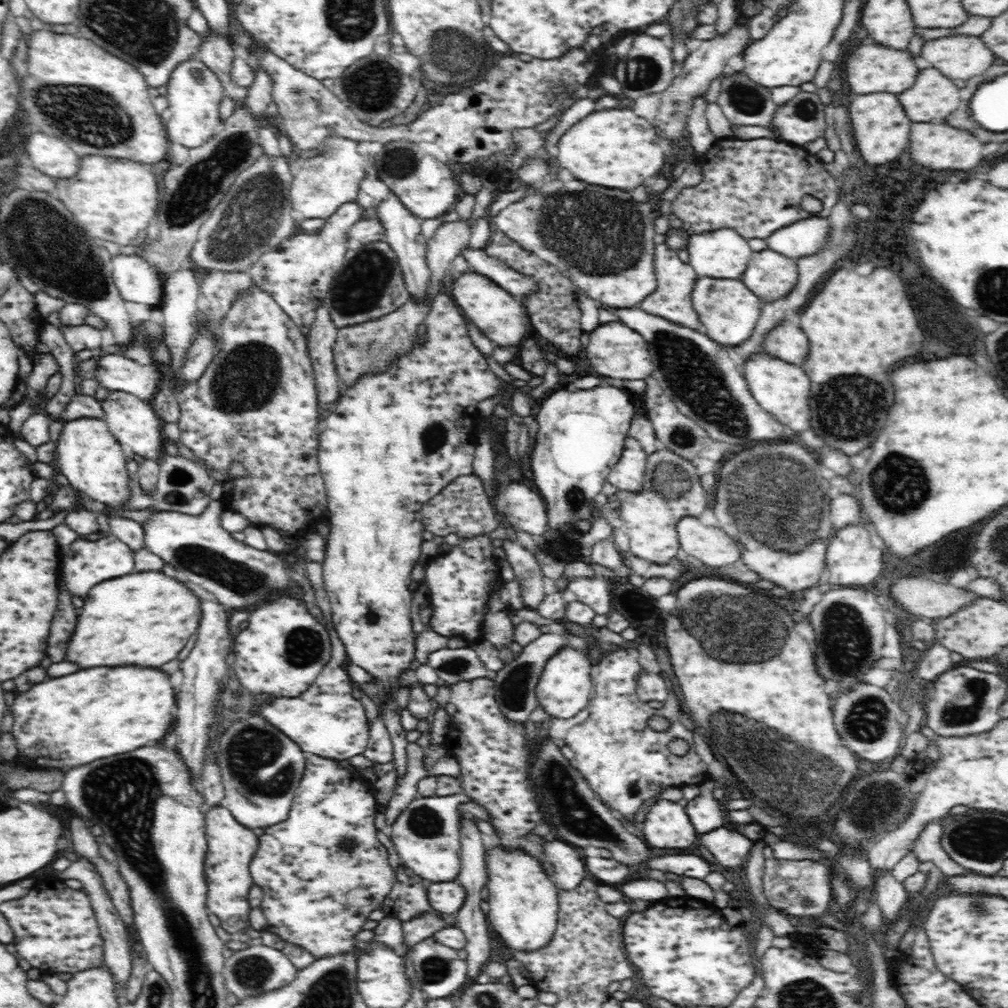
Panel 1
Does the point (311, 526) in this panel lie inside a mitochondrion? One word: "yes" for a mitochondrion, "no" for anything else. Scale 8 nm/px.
no

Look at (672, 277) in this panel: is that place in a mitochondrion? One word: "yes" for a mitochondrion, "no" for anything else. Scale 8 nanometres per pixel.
no

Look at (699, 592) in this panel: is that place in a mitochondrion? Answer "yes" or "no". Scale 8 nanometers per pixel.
yes

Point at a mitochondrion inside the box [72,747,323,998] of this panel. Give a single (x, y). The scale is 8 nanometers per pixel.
(253, 972)

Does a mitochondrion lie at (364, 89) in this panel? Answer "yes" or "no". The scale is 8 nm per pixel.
yes

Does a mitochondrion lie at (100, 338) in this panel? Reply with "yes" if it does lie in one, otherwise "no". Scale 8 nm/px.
no

